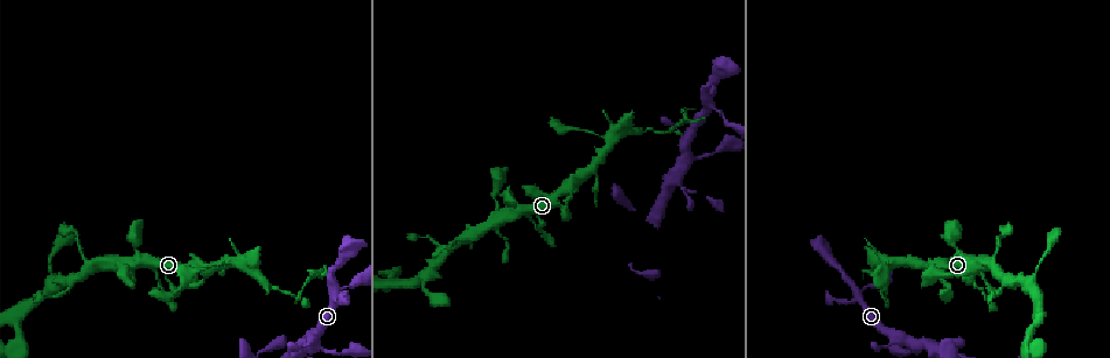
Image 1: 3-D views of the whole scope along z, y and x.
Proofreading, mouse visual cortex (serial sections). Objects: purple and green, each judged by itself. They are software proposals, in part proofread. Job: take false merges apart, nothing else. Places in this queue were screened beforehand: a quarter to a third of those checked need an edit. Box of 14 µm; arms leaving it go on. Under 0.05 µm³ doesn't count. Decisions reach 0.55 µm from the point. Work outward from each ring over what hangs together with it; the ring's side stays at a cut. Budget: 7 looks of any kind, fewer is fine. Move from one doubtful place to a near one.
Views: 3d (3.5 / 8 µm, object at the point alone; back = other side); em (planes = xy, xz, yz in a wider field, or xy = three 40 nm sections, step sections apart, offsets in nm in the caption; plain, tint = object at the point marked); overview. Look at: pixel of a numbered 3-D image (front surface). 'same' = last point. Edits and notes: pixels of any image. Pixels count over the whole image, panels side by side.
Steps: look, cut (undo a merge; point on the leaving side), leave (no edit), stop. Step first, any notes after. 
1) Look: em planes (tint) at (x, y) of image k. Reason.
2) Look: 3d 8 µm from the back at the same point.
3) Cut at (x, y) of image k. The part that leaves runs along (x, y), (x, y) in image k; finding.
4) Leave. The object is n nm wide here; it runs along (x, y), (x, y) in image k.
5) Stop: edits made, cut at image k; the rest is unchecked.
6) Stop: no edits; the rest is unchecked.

Look: em xy step 1 (tint) at (686, 157) of image 1.

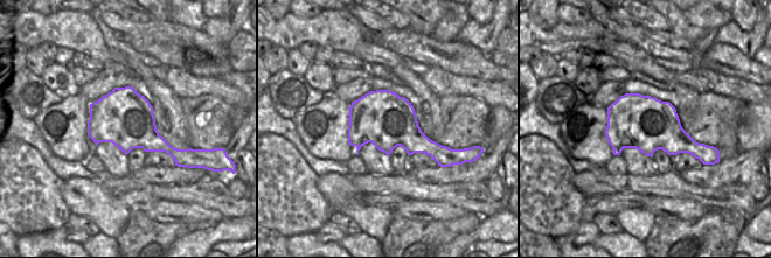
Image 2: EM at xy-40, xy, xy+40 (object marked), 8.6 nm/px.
Look: 3d 3.5 µm from the back at the same point.

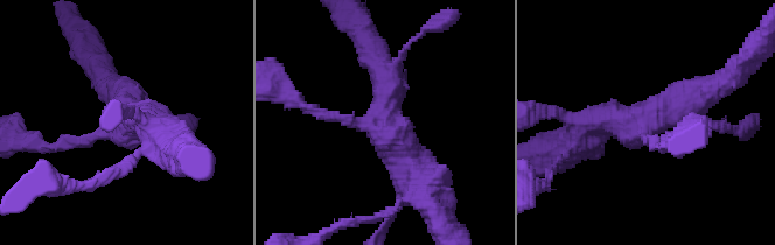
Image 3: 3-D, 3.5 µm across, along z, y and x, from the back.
Leave. The object is 480 nm wide here; it runs along (375, 58), (385, 130), (425, 183) in image 3; all the same cell.

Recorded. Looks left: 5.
Look: 3d 3.5 µm at (201, 266) of image 1. Narrows sharply.

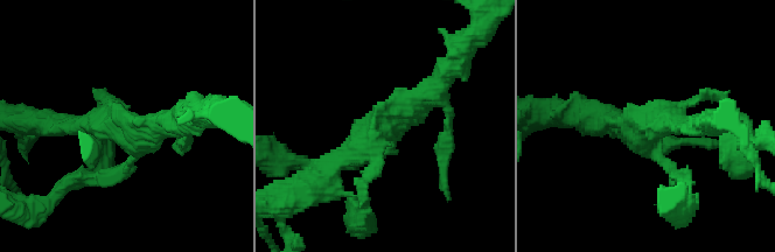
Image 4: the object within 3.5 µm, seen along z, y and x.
Look: em xy step 2 (tint) at (391, 121) of image 4. 4 arms meet here; the arms are 150, 200, 250, 300 nm wide; shape alone is not enough.

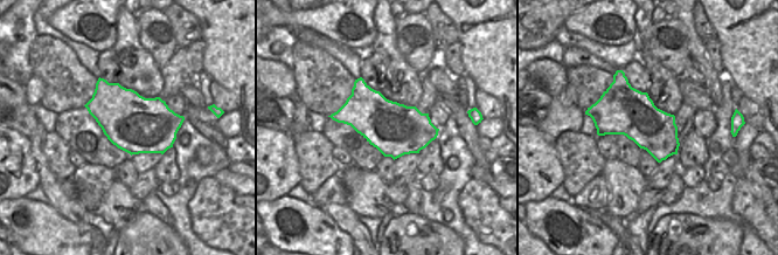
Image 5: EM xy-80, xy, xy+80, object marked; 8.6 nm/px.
Look: em xy step 5 (tint) at the same point. Another direction.

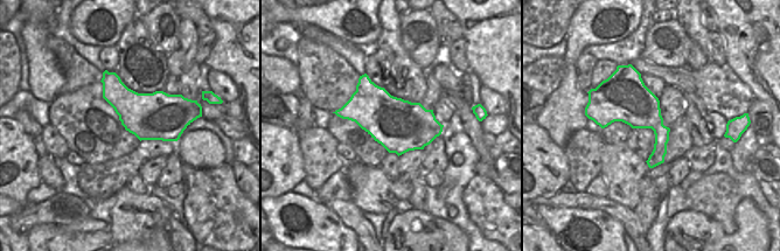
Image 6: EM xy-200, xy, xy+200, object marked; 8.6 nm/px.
Leave. It runs along (328, 169), (433, 89), (447, 70) in image 4; all the same cell.

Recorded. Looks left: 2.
Look: 3d 3.5 µm at (669, 132) of image 1.

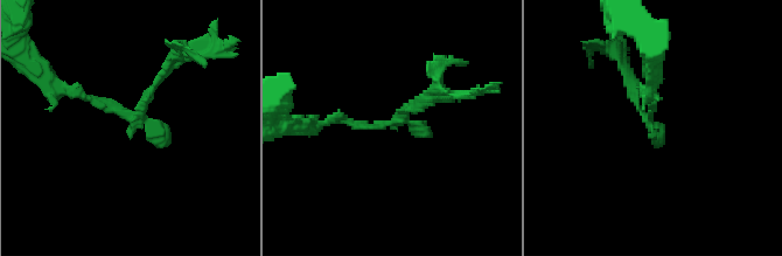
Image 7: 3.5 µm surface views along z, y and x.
Look: em planes (tint) at (132, 119) of image 7.

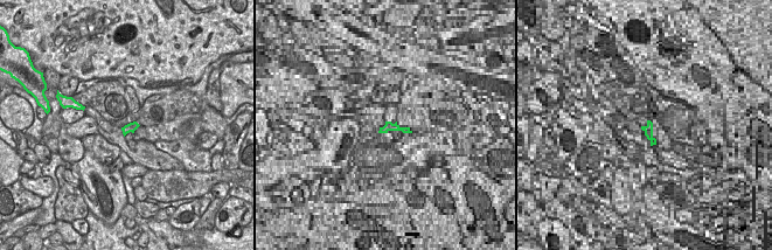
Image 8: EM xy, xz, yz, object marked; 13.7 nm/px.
Leave. It runs along (329, 122), (386, 125), (433, 95) in image 7; continuous, no second cell.

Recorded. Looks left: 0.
Stop: no edits; the rest is unchecked.

